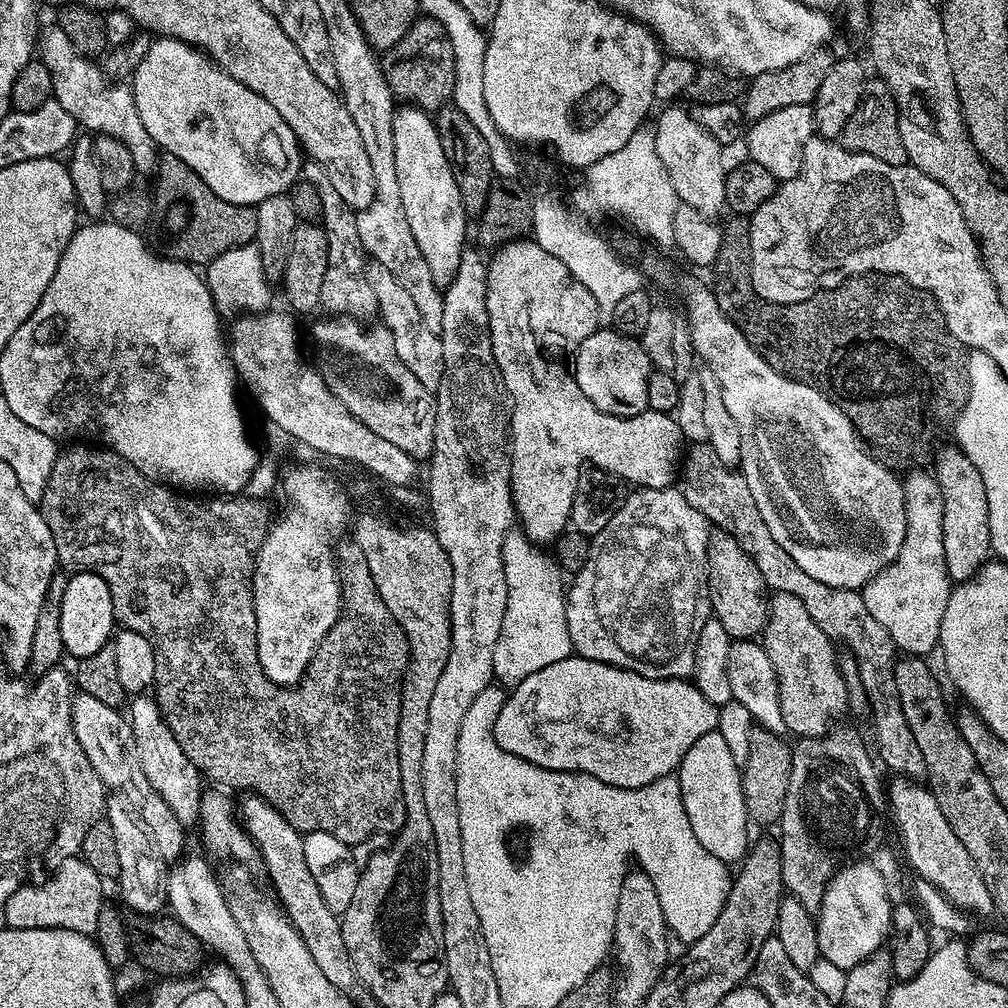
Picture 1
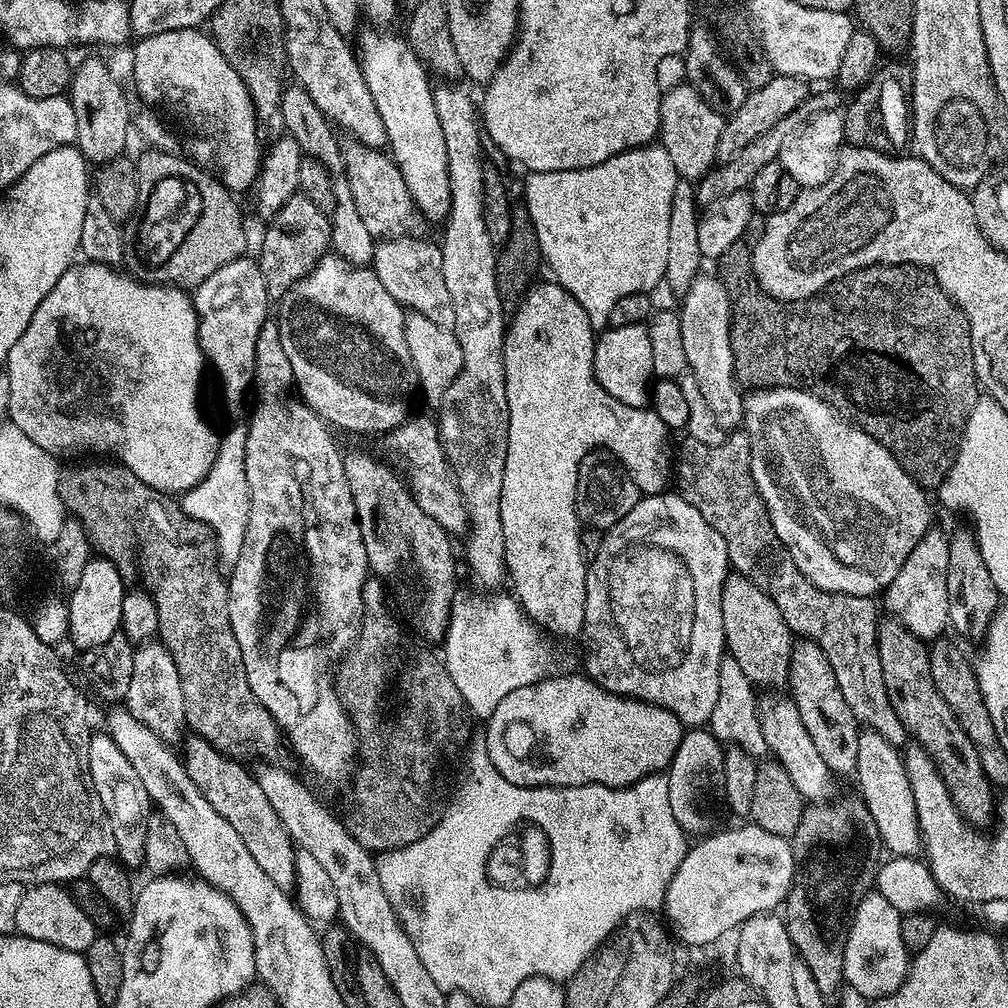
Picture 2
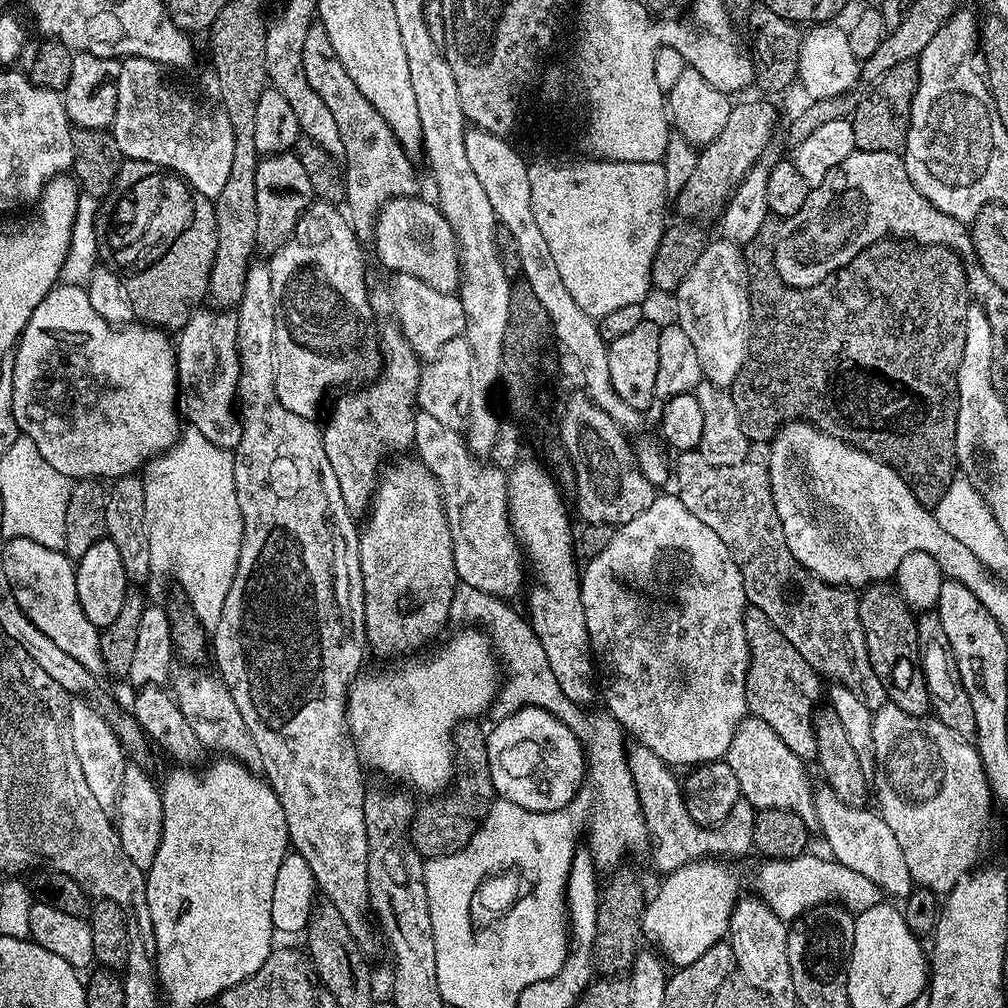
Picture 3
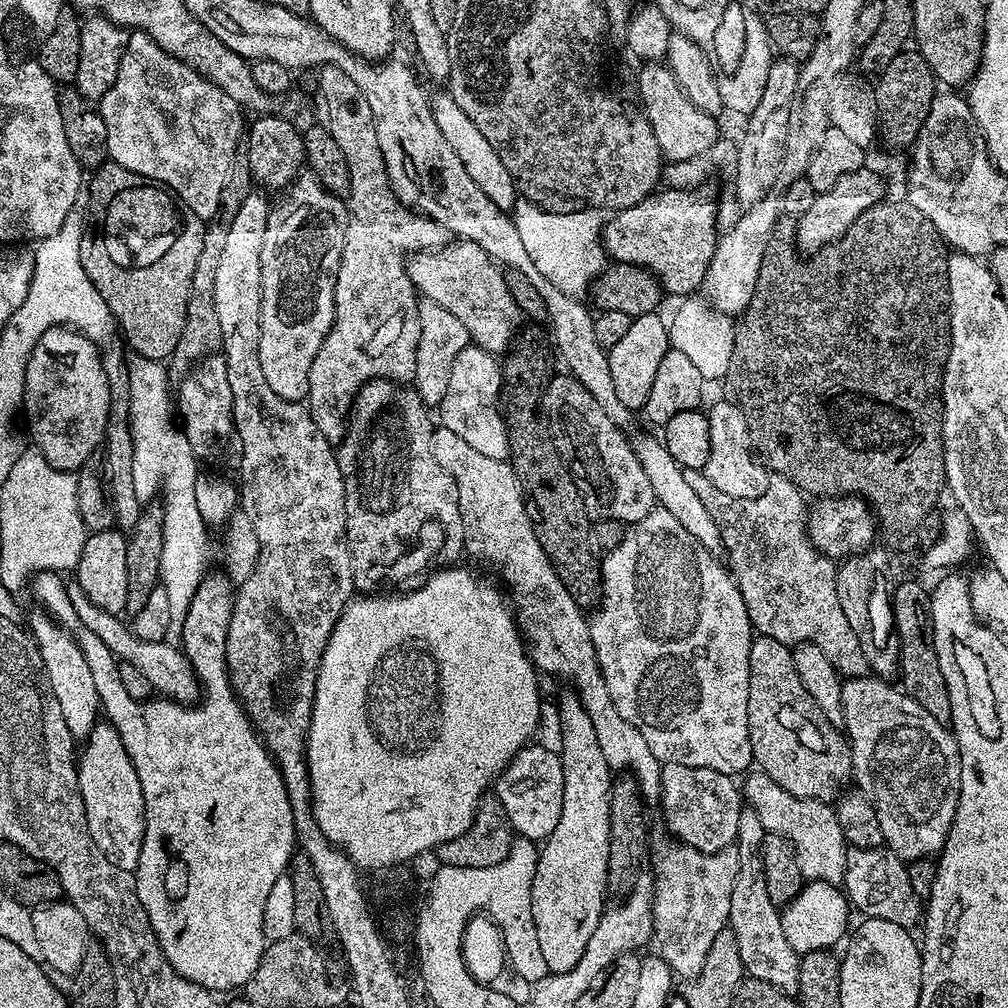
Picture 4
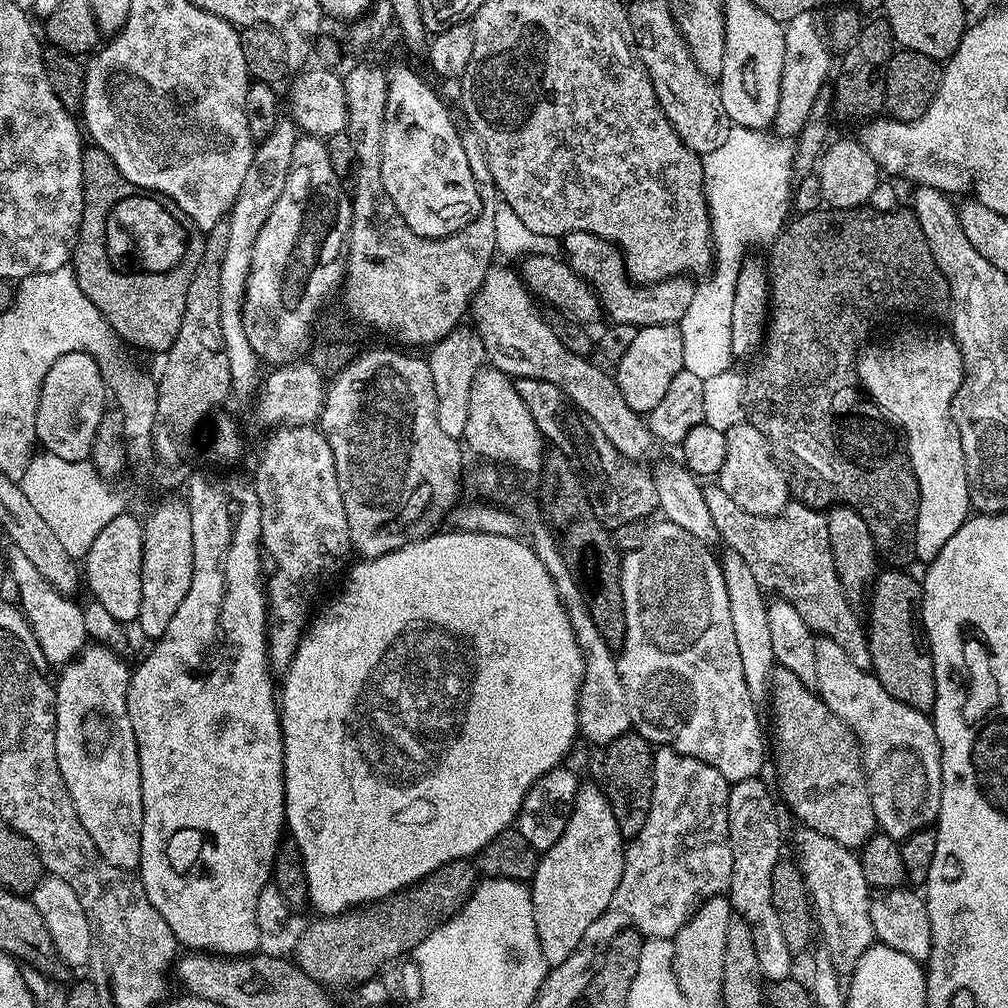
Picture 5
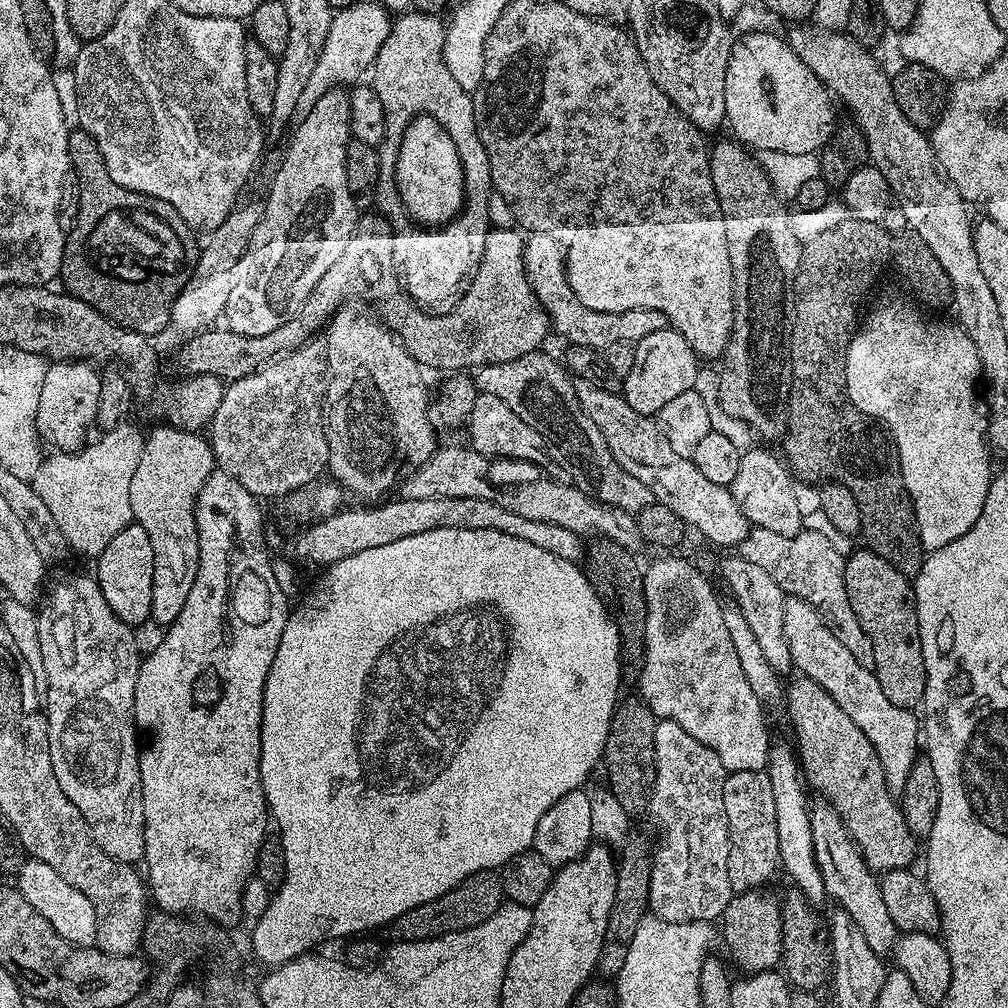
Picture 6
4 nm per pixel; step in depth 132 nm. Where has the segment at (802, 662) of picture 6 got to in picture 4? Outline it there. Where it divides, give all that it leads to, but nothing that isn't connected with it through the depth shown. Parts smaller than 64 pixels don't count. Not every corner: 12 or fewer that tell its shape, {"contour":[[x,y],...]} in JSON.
{"contour":[[875,675],[842,683],[855,787],[905,862],[943,852],[956,738]]}

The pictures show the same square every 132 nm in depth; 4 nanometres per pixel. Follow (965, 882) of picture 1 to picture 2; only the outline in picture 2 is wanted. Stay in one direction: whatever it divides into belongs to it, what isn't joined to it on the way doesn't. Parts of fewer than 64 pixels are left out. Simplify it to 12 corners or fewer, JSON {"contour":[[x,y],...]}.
{"contour":[[861,731],[854,780],[892,856],[922,841],[901,749]]}

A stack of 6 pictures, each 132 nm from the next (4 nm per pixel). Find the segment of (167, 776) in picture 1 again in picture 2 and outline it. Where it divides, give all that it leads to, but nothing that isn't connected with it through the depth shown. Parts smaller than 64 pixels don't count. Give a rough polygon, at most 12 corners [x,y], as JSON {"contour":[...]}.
{"contour":[[141,643],[123,703],[163,740],[186,728],[170,650]]}

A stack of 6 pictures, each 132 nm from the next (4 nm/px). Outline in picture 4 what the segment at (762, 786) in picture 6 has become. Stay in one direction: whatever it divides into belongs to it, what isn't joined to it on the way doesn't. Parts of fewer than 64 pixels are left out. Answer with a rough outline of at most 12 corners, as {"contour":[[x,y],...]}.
{"contour":[[740,814],[728,927],[745,973],[796,996],[801,953],[782,934],[760,857],[758,814]]}

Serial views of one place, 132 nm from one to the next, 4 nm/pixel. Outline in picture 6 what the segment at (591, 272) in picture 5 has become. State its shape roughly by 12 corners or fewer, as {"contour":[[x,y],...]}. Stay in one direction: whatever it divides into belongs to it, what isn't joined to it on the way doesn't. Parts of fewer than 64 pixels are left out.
{"contour":[[532,232],[524,265],[568,344],[603,350],[669,327],[658,310],[591,312],[564,247]]}

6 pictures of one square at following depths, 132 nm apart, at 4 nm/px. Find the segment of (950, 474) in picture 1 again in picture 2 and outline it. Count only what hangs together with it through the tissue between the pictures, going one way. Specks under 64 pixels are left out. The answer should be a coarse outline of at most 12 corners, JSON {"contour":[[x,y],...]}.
{"contour":[[971,531],[948,537],[957,637],[979,641],[1002,603]]}

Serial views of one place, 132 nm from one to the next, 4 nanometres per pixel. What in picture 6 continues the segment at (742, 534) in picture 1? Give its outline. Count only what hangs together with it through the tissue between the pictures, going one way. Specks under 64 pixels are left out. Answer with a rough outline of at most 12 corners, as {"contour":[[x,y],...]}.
{"contour":[[753,527],[738,546],[871,668],[845,553],[820,532]]}

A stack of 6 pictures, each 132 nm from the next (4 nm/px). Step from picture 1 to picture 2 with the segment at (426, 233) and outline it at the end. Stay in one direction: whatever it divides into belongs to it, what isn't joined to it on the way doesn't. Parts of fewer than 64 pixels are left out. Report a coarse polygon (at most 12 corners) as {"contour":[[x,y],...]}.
{"contour":[[364,32],[360,73],[415,211],[450,210],[434,84],[403,35]]}

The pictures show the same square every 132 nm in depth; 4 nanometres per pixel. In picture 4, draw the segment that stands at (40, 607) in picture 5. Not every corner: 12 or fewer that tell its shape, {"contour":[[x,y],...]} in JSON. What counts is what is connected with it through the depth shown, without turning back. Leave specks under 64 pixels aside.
{"contour":[[36,610],[30,635],[73,738],[102,705],[90,665],[68,629]]}

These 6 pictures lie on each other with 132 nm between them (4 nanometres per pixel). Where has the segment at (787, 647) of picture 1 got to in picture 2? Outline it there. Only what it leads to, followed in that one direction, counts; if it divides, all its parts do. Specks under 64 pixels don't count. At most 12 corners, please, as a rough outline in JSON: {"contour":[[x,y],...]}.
{"contour":[[793,643],[786,688],[822,762],[858,766],[862,728],[826,654]]}

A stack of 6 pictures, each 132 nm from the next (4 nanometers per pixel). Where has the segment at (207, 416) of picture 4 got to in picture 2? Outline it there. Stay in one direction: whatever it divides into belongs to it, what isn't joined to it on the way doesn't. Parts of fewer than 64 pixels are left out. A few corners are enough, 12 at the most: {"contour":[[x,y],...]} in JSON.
{"contour":[[245,254],[193,289],[226,400],[251,387],[270,297]]}

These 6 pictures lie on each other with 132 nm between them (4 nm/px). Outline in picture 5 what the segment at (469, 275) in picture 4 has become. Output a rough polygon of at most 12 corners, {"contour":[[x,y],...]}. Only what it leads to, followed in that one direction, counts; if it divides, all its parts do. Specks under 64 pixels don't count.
{"contour":[[489,268],[470,320],[487,363],[558,386],[614,450],[647,461],[647,419],[558,342],[514,268]]}

